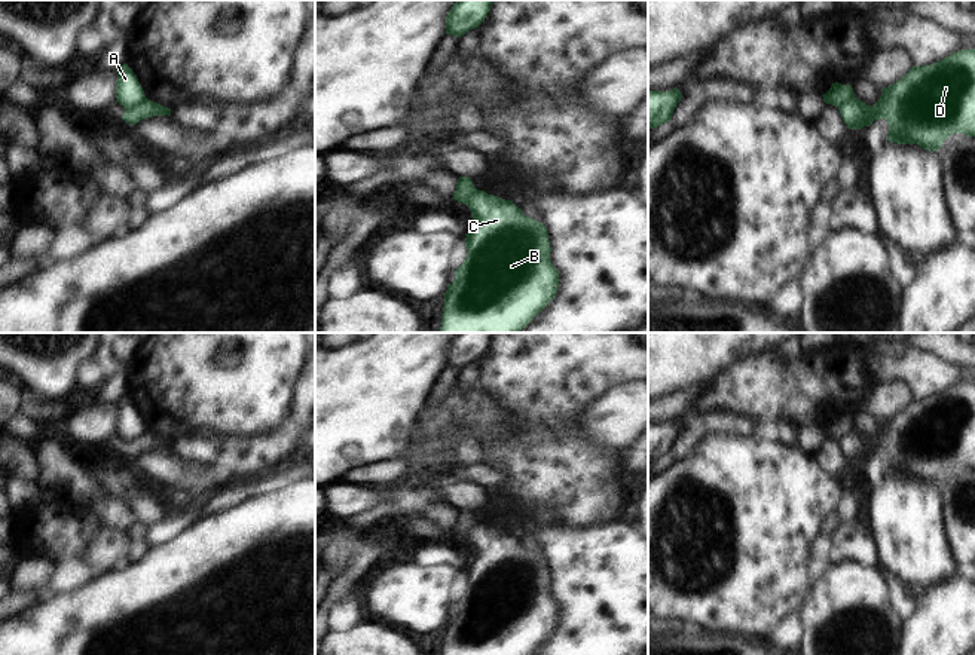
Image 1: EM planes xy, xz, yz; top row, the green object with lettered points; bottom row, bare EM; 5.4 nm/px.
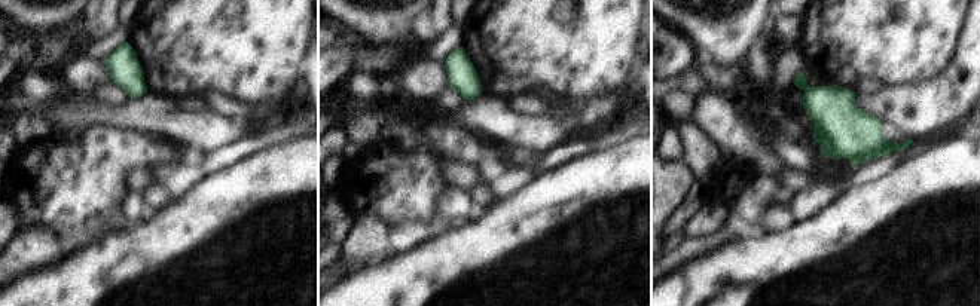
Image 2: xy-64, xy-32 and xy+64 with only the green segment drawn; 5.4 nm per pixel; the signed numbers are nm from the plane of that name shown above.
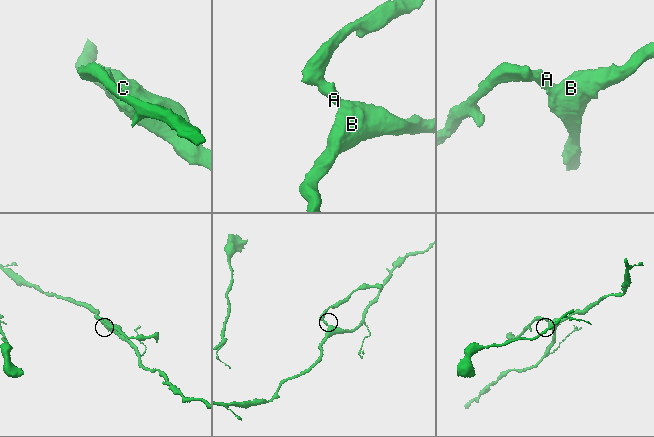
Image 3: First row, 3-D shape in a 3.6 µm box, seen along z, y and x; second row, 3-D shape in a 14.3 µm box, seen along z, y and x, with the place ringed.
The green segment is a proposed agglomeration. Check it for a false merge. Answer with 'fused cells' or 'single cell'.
fused cells

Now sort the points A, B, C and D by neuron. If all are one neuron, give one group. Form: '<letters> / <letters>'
A / B C D

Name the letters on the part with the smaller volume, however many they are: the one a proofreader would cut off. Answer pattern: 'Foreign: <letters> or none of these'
Foreign: A

